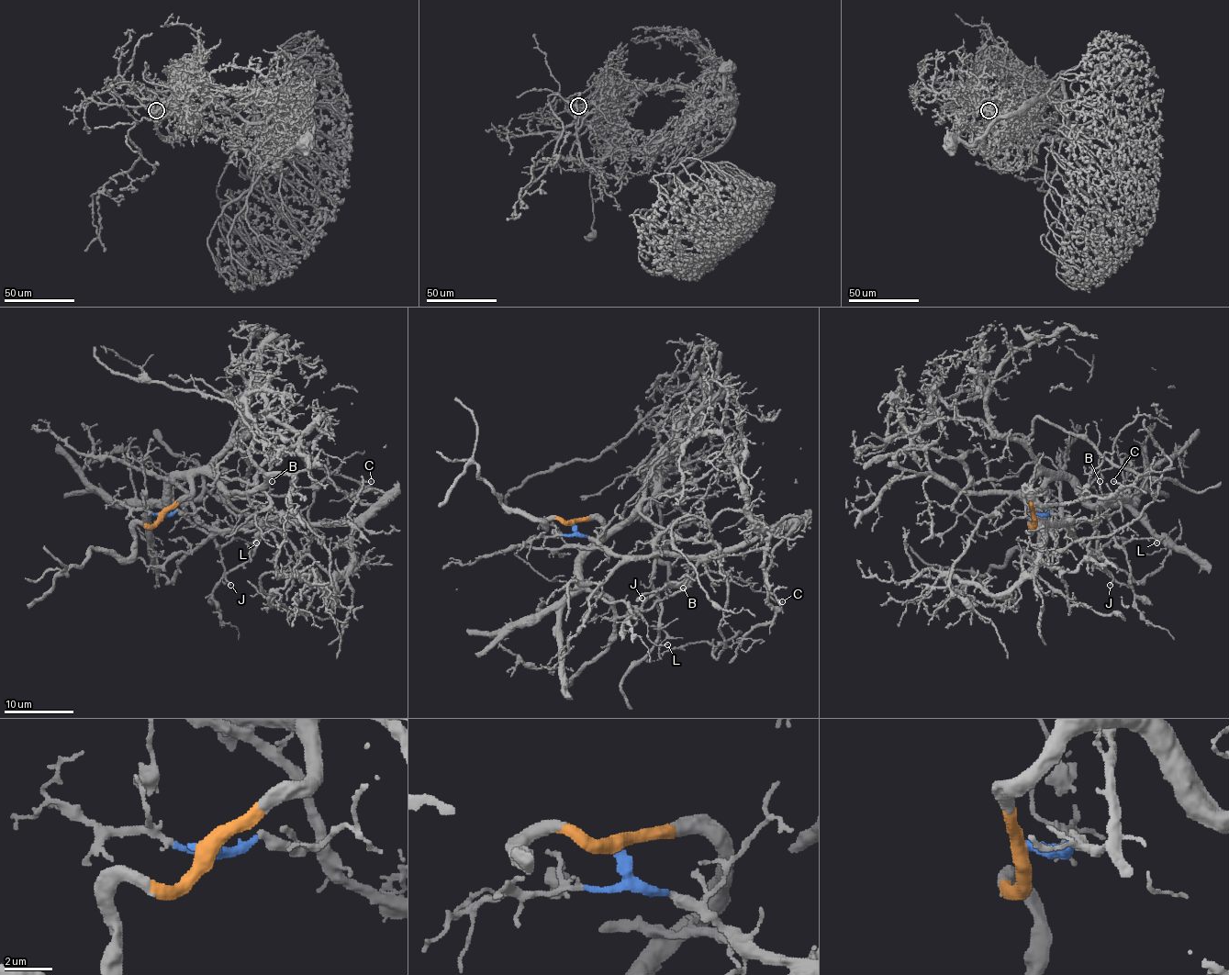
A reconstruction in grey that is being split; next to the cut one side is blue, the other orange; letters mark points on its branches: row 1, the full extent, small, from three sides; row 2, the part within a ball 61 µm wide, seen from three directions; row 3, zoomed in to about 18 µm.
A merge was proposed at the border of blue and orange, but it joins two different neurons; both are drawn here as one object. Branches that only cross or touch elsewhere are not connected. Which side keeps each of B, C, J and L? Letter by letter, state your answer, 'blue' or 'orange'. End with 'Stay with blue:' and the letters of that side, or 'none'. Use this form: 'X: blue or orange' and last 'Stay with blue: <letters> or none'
B: orange
C: blue
J: blue
L: orange
Stay with blue: C, J

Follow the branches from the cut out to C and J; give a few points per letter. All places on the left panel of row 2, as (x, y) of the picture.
C: (160, 514), (195, 514), (217, 530), (262, 521), (348, 522), (377, 507), (355, 497), (371, 481)
J: (160, 514), (195, 514), (217, 530), (285, 521), (275, 524), (253, 554), (225, 575), (230, 585)

